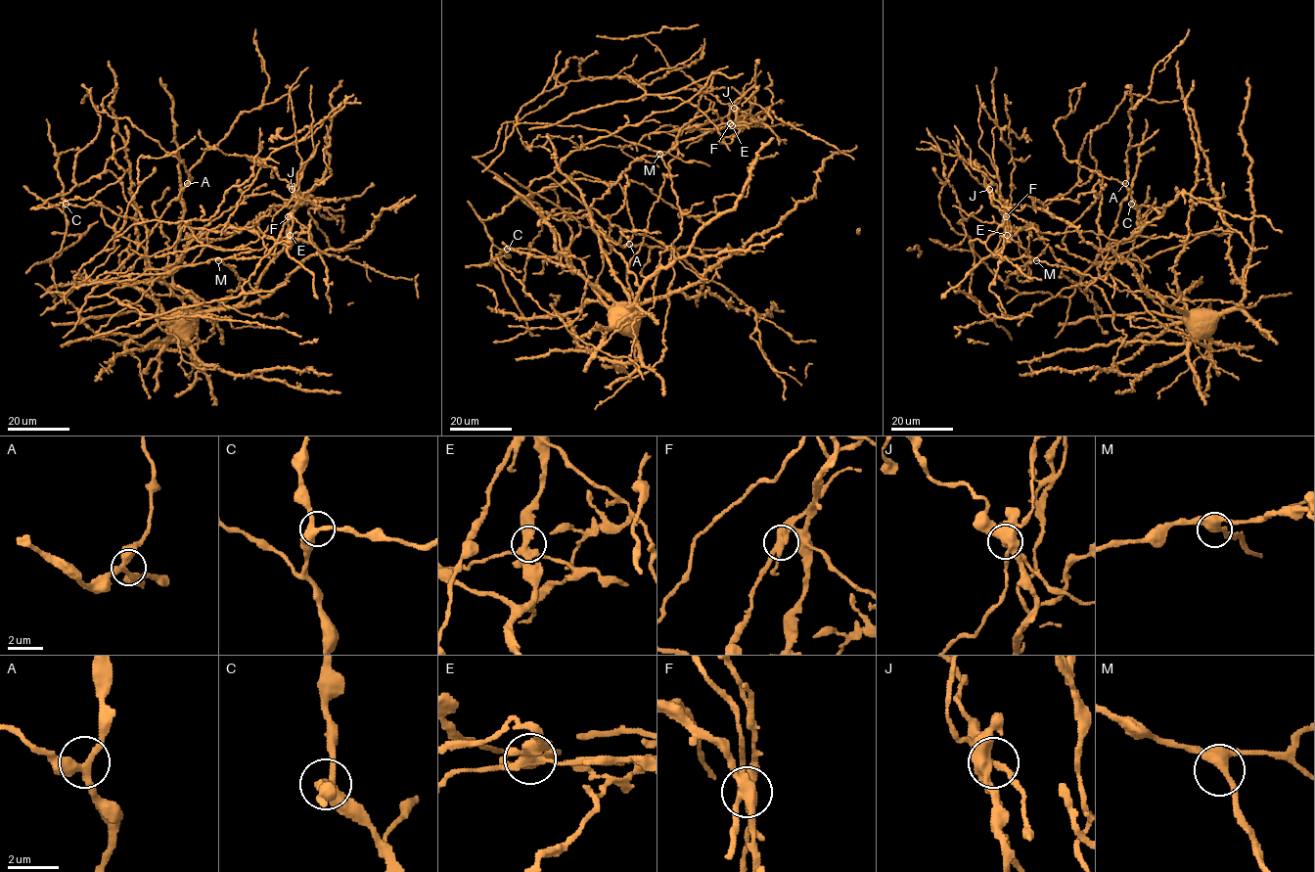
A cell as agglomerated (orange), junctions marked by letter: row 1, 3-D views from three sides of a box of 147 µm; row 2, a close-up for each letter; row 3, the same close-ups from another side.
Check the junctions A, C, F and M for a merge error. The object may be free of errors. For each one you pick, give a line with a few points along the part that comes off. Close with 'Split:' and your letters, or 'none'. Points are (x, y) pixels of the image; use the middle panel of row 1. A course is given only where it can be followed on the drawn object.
F: Course of the part to remove: (730, 123), (678, 141), (662, 156), (637, 159), (613, 184), (566, 179), (516, 197), (501, 213), (482, 219)
Split: F

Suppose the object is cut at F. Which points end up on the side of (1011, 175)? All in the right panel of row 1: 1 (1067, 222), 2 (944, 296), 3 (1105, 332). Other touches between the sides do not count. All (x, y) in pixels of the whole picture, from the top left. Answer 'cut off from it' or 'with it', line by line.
1: cut off from it
2: with it
3: with it

